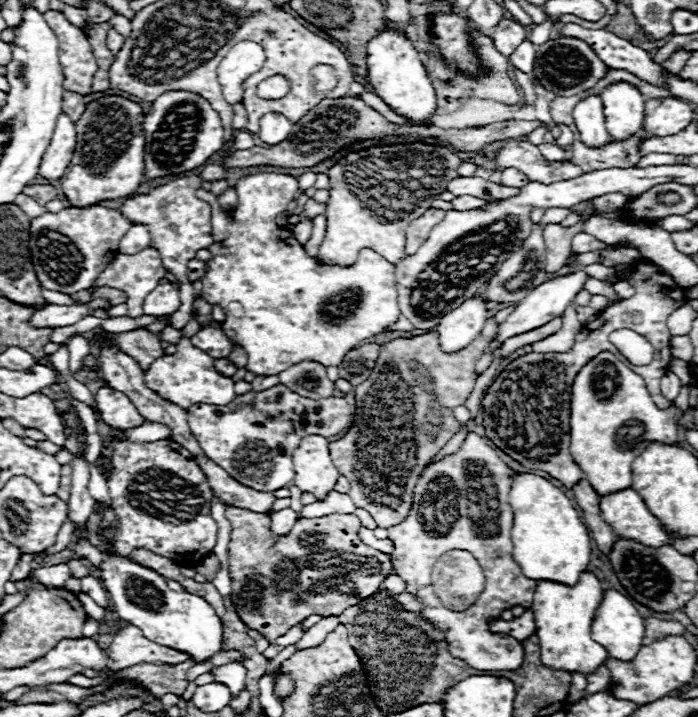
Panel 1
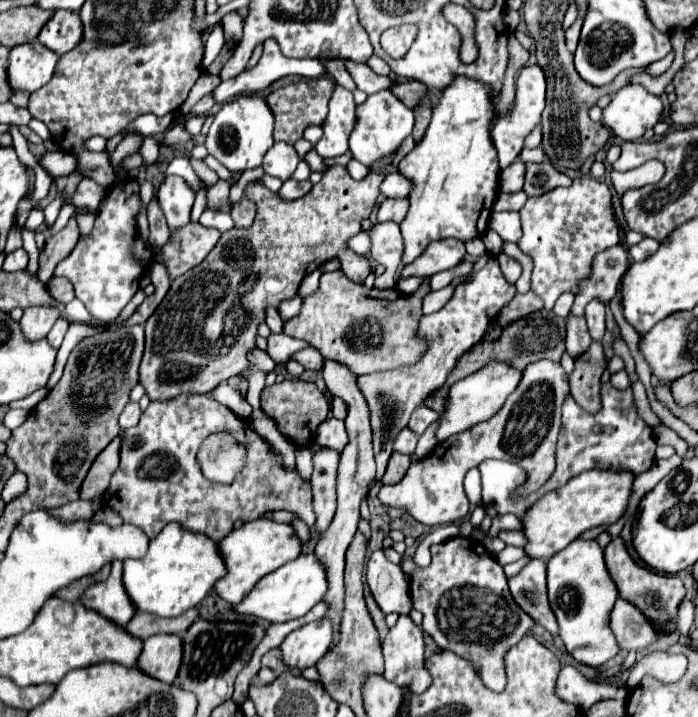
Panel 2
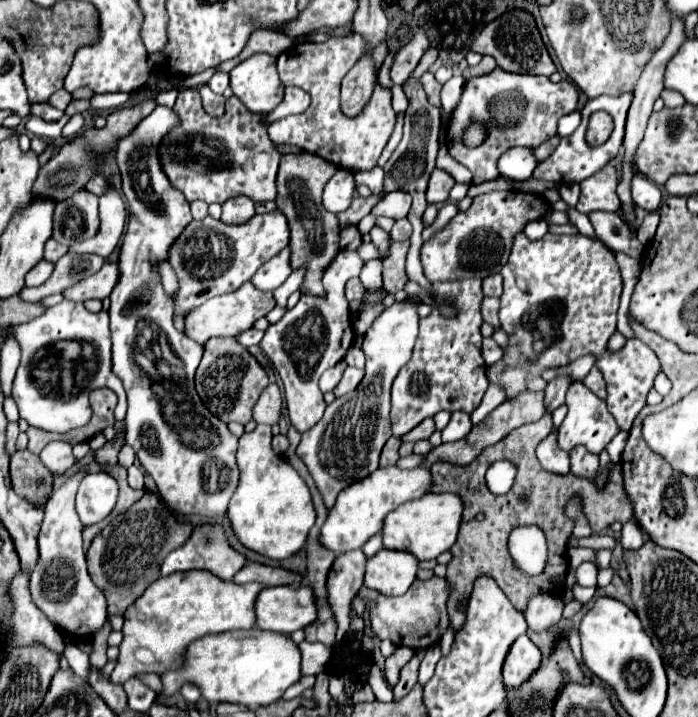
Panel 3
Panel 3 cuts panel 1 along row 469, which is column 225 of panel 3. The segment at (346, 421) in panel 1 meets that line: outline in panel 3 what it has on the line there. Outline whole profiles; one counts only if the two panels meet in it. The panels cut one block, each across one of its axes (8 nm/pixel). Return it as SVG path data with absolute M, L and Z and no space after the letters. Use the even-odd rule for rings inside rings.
M282 212L256 214L244 224L224 224L206 216L204 220L192 220L184 234L176 238L176 244L168 250L168 262L178 276L178 292L172 294L174 314L186 316L206 300L234 292L244 282L252 280L258 268L288 246L290 230Z

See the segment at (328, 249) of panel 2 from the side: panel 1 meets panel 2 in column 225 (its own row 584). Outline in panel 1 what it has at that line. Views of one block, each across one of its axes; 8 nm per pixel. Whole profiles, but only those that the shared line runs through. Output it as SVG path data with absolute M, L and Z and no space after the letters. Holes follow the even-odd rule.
M226 506L226 518L232 524L232 540L228 544L228 564L232 576L232 602L236 612L248 628L262 632L270 642L286 634L292 626L300 624L310 614L330 616L322 618L296 642L298 650L318 644L326 634L338 626L338 618L346 608L358 604L360 600L376 594L386 576L392 574L394 566L388 554L366 546L360 536L360 520L354 514L328 514L322 518L300 518L288 536L272 536L268 530L268 514L258 514L246 508Z

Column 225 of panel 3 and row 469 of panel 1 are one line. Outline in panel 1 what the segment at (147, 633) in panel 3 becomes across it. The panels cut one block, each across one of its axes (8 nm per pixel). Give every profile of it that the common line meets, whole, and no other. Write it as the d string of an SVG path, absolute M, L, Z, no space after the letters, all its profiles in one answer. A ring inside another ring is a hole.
M602 352L596 358L592 358L576 376L572 384L572 408L570 408L570 453L580 464L580 470L586 474L586 480L596 488L600 496L604 492L620 492L620 488L632 488L632 460L644 452L644 448L652 442L662 444L676 444L678 438L678 426L676 420L680 418L680 410L676 406L670 406L666 410L660 410L648 390L642 376L632 372L628 366L624 366L620 360L616 360L614 354Z

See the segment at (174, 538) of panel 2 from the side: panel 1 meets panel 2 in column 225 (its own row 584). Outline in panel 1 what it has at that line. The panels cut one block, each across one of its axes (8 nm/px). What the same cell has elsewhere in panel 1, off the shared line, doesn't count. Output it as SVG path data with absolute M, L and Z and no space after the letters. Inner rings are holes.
M516 472L510 504L514 508L512 556L520 564L524 576L532 580L560 582L564 586L576 584L580 574L588 570L592 544L588 528L582 524L582 518L564 492L540 476Z

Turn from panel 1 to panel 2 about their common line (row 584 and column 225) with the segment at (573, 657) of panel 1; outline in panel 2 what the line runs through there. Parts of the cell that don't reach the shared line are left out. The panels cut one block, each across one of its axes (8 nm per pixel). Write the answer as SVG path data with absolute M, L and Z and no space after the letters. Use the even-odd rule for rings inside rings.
M264 518L246 522L244 526L232 530L218 544L220 544L220 556L226 564L226 576L222 576L214 584L214 590L222 600L230 604L238 604L262 576L278 570L286 562L296 560L300 556L300 540L292 532L292 526L270 522Z

